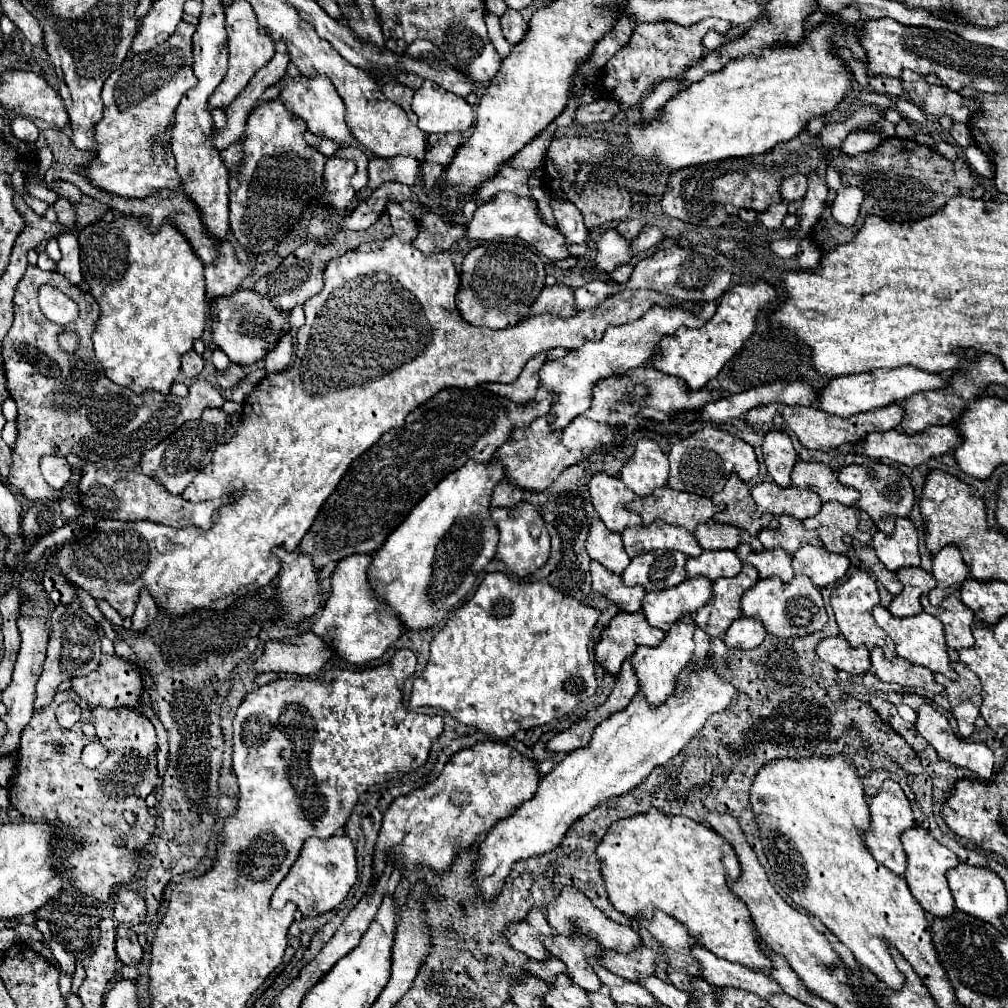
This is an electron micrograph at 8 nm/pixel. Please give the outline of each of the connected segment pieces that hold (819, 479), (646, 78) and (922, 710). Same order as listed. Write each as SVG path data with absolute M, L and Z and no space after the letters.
M797 461L791 473L791 483L797 487L813 489L819 493L821 501L839 501L843 505L855 505L859 499L857 489L845 487L837 481L831 467L819 461Z
M705 19L693 27L681 27L673 21L637 25L629 43L623 49L619 49L601 71L599 77L601 93L619 99L623 111L635 107L645 97L645 91L649 91L655 83L663 79L681 79L681 73L685 73L689 65L697 63L705 55L705 47L701 39L711 29L719 33L727 33L729 23L721 19Z
M931 705L919 707L915 729L931 743L931 747L943 761L971 769L983 779L989 779L993 775L991 749L983 743L971 743L955 737L949 721Z

